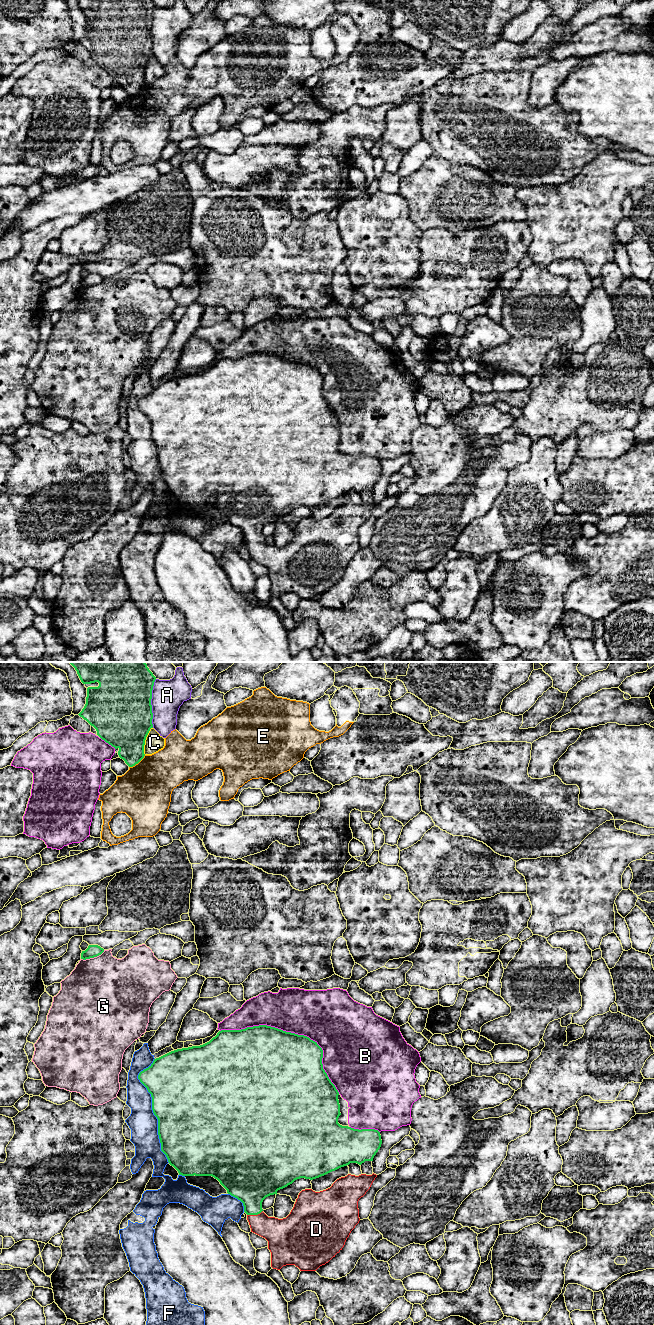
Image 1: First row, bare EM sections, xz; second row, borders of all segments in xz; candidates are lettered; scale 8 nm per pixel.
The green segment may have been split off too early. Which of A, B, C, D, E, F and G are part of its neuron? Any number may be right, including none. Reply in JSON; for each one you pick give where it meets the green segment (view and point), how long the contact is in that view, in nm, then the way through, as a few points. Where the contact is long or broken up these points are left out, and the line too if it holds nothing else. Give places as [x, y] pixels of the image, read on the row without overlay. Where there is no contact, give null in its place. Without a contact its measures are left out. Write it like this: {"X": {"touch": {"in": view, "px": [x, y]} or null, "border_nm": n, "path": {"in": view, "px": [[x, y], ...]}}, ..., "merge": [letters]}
{"D": {"touch": {"in": "xz", "px": [254, 542]}, "border_nm": 130, "path": {"in": "xz", "px": [[251, 511], [254, 542], [267, 555], [278, 560]]}}, "merge": ["D"]}

